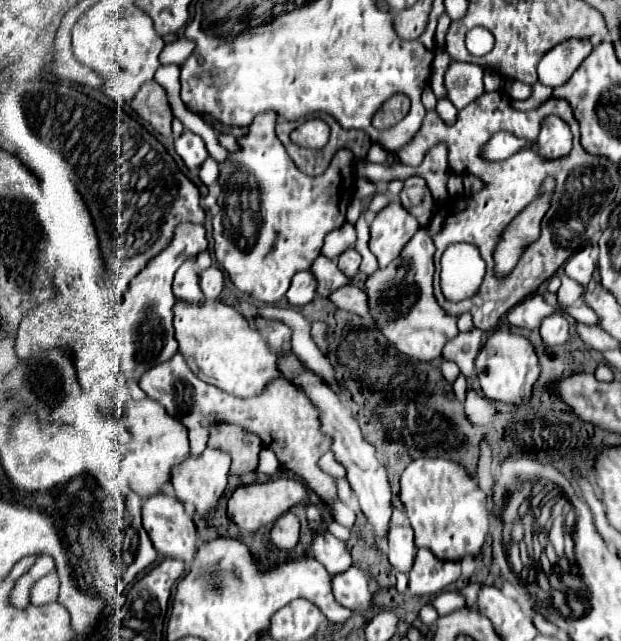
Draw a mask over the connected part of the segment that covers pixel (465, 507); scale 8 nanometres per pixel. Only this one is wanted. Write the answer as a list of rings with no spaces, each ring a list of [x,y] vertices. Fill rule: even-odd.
[[[422,457],[412,461],[400,477],[400,501],[406,507],[410,525],[416,533],[416,547],[428,547],[440,559],[464,559],[466,555],[480,555],[488,535],[488,509],[486,495],[468,475],[468,471],[448,459]]]

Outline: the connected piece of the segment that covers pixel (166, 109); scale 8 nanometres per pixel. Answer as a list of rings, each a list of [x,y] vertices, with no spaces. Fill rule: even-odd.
[[[156,81],[144,83],[144,87],[140,87],[130,105],[160,135],[172,135],[172,109],[166,99],[166,91]]]

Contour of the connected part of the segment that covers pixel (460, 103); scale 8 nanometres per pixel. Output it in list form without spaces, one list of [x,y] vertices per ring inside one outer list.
[[[452,63],[444,75],[444,87],[448,91],[448,99],[456,107],[466,107],[472,99],[480,97],[485,92],[484,70],[470,63]]]

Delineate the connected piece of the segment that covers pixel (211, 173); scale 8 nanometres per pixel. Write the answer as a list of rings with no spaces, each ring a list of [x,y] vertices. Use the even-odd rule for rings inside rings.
[[[208,157],[208,159],[204,161],[204,165],[202,165],[202,169],[200,169],[200,181],[202,181],[204,185],[212,185],[212,183],[218,181],[218,163],[216,163],[212,157]]]

